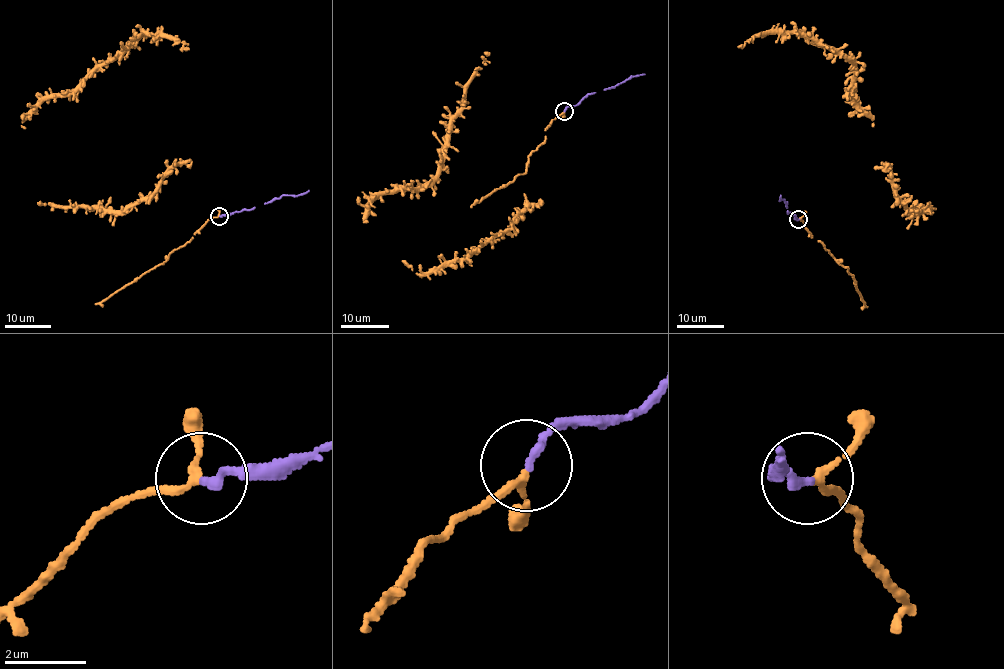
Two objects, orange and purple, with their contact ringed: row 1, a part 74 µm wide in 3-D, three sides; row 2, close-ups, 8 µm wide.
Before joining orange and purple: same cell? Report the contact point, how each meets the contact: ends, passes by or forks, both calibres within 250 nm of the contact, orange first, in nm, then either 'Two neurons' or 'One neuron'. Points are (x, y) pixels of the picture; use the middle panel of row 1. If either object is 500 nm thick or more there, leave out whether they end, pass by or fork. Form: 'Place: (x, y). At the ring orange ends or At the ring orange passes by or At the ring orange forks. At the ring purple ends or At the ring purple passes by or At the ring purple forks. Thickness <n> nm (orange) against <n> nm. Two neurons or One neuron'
Place: (564, 111). At the ring orange passes by. At the ring purple ends. Thickness 160 nm (orange) against 220 nm. One neuron

